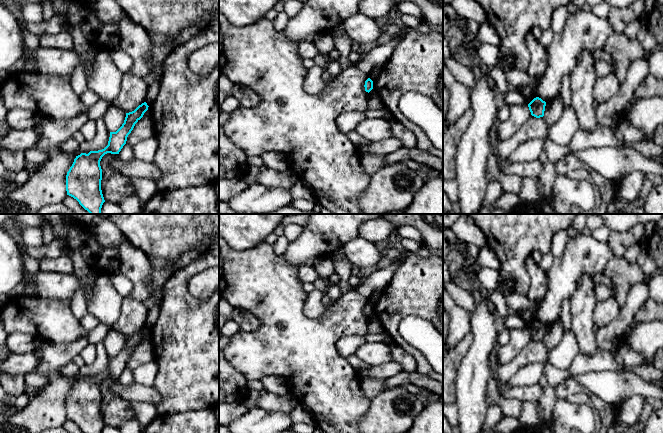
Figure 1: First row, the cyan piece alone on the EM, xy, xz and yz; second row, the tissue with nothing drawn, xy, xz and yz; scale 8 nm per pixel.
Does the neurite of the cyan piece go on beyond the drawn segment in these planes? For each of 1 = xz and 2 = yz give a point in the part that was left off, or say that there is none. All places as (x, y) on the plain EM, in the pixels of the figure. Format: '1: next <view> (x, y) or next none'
1: next none
2: next none

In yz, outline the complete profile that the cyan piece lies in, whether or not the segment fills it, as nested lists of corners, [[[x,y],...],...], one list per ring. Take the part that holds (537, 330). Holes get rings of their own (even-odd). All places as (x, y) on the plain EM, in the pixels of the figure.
[[[536,321],[534,322],[529,328],[529,334],[531,336],[531,339],[540,342],[544,340],[546,326],[543,325],[541,322]]]

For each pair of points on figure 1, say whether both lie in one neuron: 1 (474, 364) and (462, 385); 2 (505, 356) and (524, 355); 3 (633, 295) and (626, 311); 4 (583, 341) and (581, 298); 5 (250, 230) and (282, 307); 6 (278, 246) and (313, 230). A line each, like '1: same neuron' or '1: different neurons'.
1: same neuron
2: different neurons
3: same neuron
4: same neuron
5: different neurons
6: different neurons

